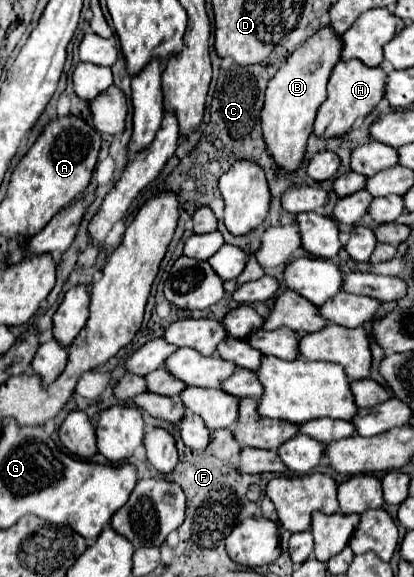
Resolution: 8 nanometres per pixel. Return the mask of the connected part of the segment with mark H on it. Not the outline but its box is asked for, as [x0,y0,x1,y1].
[313,60,387,138]

